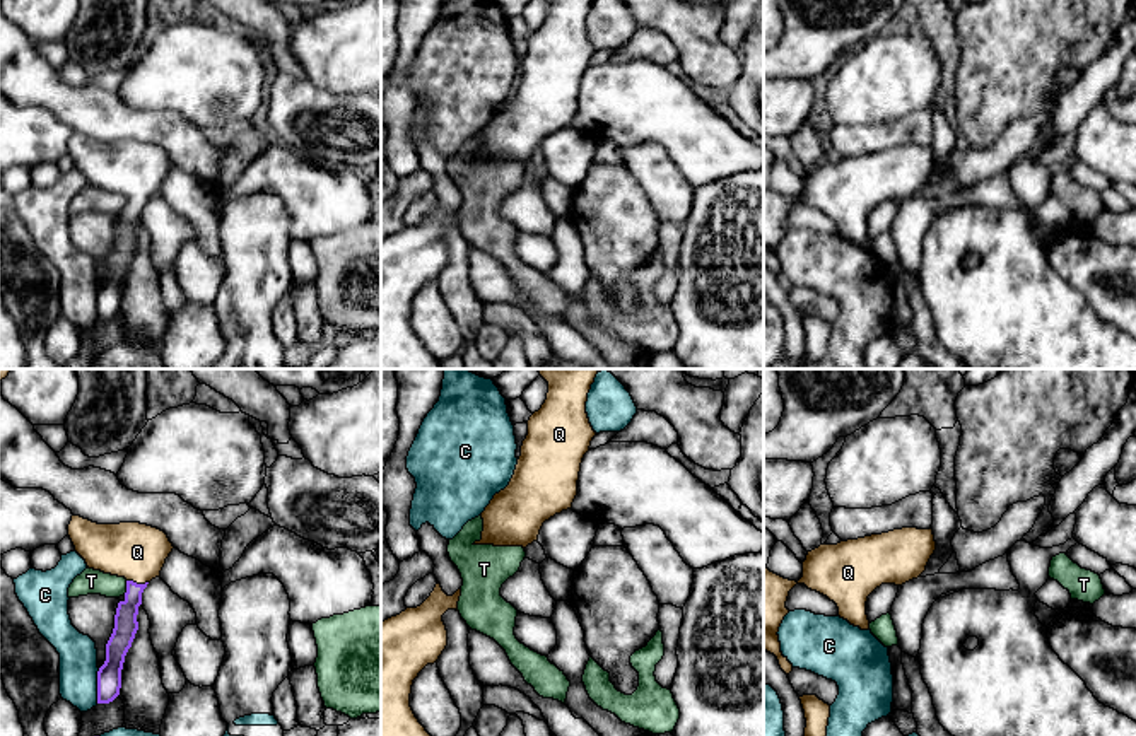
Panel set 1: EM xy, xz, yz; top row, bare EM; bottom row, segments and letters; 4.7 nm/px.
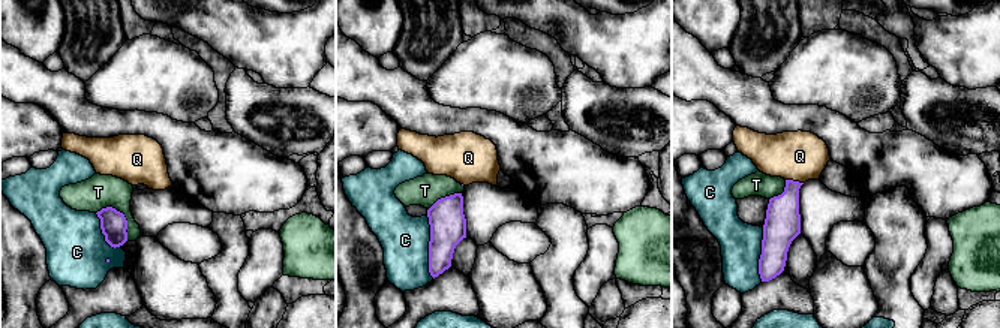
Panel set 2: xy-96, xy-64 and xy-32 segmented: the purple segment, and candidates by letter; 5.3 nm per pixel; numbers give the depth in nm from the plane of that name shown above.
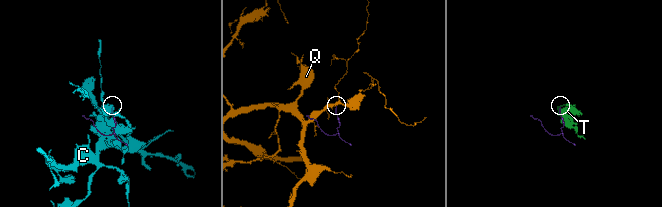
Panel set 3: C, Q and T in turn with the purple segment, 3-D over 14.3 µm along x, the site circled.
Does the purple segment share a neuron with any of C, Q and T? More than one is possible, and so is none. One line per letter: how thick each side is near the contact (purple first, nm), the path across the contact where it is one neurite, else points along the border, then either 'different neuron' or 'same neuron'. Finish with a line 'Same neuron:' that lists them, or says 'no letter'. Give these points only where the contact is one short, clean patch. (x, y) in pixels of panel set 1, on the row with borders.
C: calibres 110 and 180 nm; different neuron
Q: calibres 110 and 280 nm; way xy (125, 620), (135, 583), (137, 552); same neuron
T: calibres 110 and 120 nm; border xy (127, 581), (123, 595); different neuron
Same neuron: Q

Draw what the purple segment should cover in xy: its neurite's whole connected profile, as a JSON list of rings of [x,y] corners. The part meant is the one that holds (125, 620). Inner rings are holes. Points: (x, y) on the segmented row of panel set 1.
[[[72,516],[68,536],[89,569],[126,579],[125,599],[118,603],[106,644],[106,661],[97,671],[97,704],[109,704],[120,695],[125,656],[138,630],[142,593],[161,575],[174,546],[164,531],[147,524],[97,524],[80,516]]]

